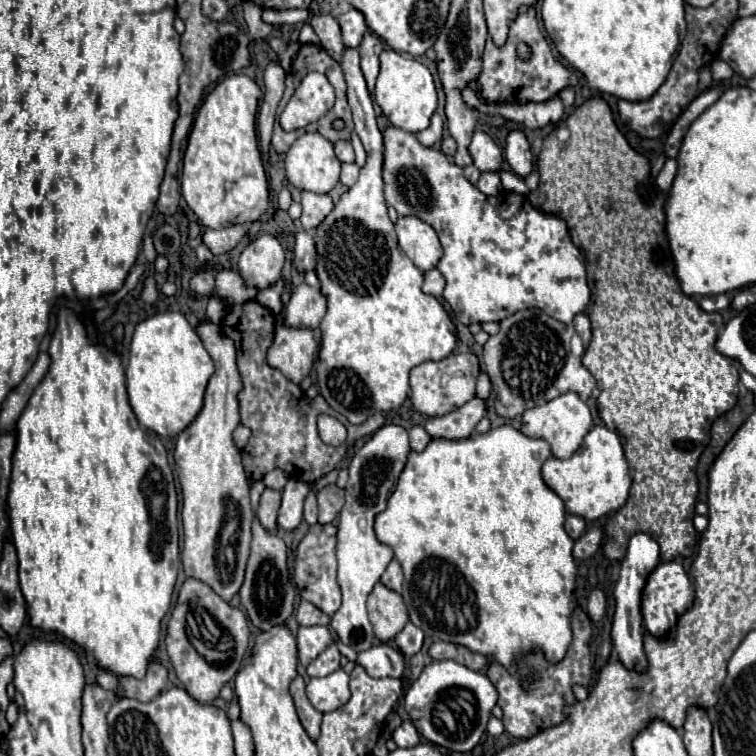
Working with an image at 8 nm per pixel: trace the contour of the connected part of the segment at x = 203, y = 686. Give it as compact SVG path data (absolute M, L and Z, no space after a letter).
M186 579L182 583L176 607L172 609L166 627L166 651L178 679L196 701L212 703L218 697L220 687L234 679L242 667L248 637L250 629L242 609L236 609L220 599L212 587L198 579Z

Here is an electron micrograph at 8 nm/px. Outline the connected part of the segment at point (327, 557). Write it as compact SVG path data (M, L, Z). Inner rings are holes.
M316 523L308 529L296 547L294 559L294 583L304 601L314 603L328 615L334 615L340 607L340 587L336 583L336 525Z

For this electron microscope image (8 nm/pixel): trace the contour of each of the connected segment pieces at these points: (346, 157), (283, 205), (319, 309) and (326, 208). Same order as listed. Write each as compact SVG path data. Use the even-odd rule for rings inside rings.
M340 139L340 143L334 143L334 149L336 149L336 157L338 157L342 163L352 163L352 161L354 161L354 149L352 149L350 141Z
M284 179L283 188L280 191L277 199L279 210L287 211L292 203L292 197L290 191L288 190L288 185L289 185L288 180Z
M302 283L300 287L296 287L292 291L292 297L290 297L286 313L284 313L284 325L318 329L324 313L326 313L324 295L318 289Z
M302 191L302 225L304 229L314 229L318 227L324 217L332 211L334 203L328 193L312 193L312 191Z

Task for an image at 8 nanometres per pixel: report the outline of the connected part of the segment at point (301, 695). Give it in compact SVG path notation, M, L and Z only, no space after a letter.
M296 677L294 683L290 685L290 693L292 693L292 699L294 699L294 705L296 705L296 711L298 711L298 717L306 729L306 733L316 741L320 737L320 723L322 723L322 713L316 711L306 693L304 693L304 681L302 677Z

